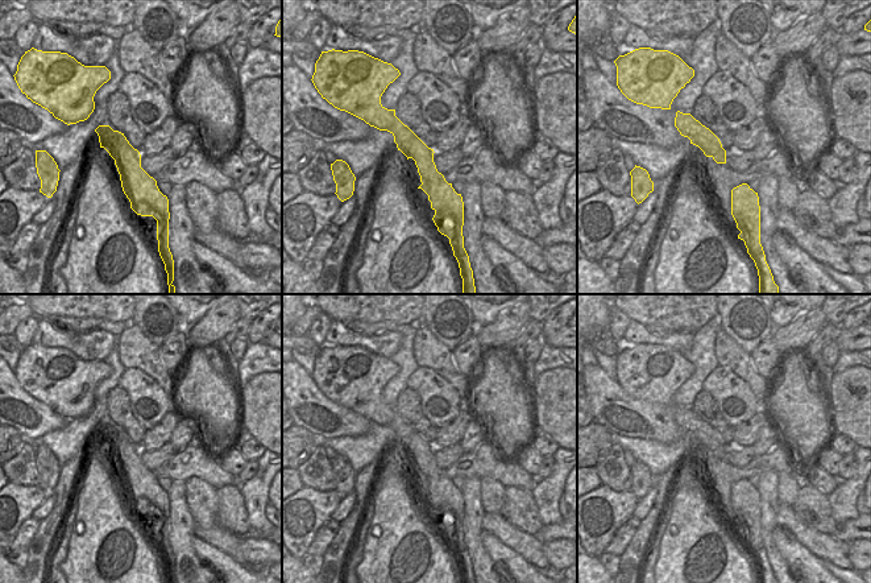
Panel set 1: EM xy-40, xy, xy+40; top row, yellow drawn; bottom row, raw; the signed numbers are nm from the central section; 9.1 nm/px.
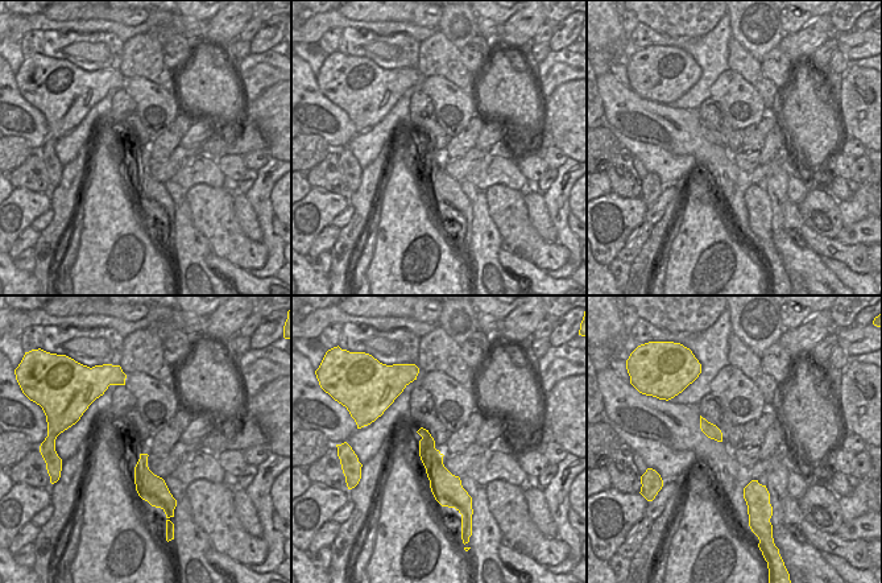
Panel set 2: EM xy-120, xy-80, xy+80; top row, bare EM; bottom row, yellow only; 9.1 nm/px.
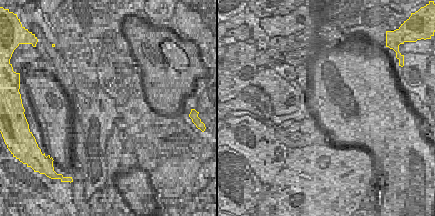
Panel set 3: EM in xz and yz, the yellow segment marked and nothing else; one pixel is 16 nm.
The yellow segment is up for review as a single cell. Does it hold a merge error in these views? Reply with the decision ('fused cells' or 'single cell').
single cell

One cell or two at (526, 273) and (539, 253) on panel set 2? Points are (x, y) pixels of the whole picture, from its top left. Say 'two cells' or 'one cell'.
two cells

